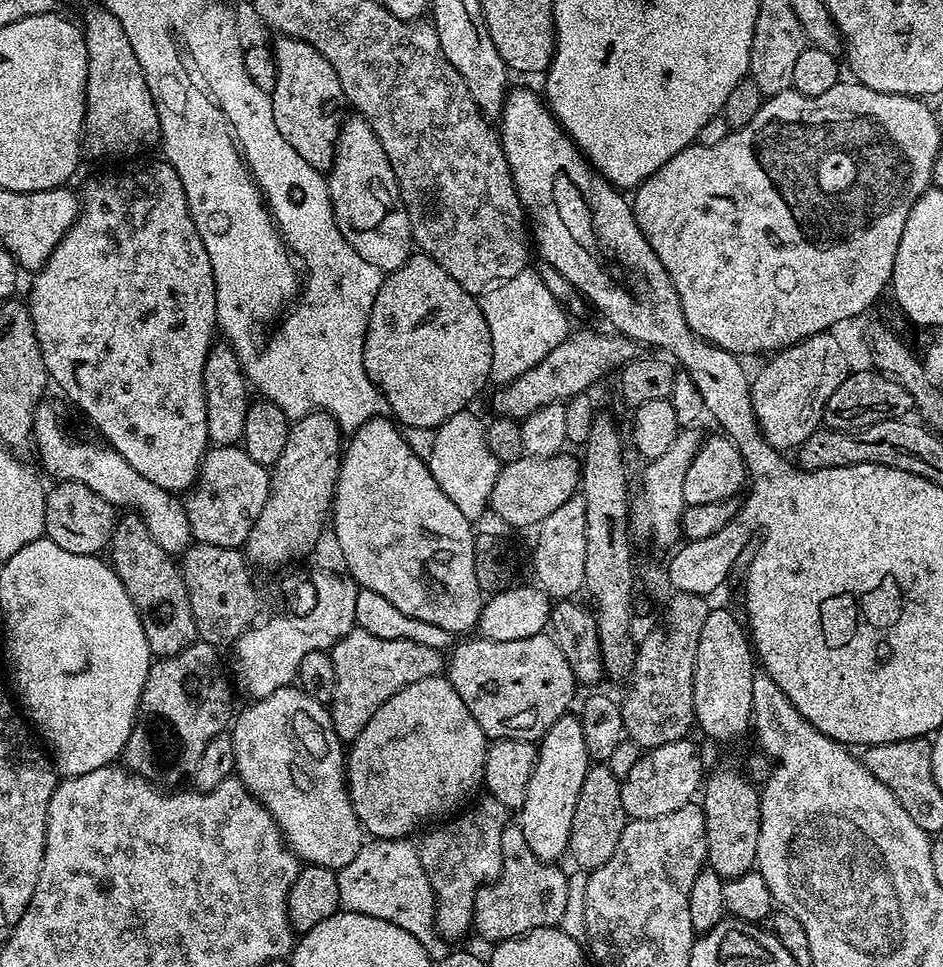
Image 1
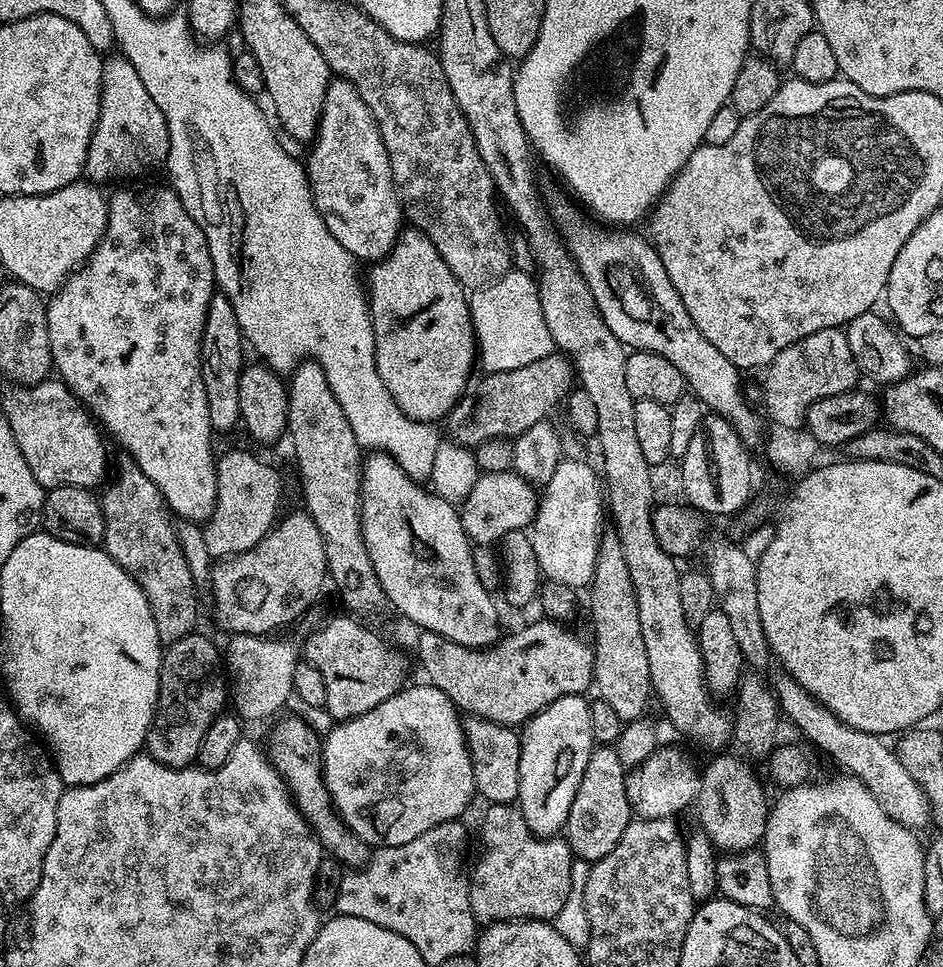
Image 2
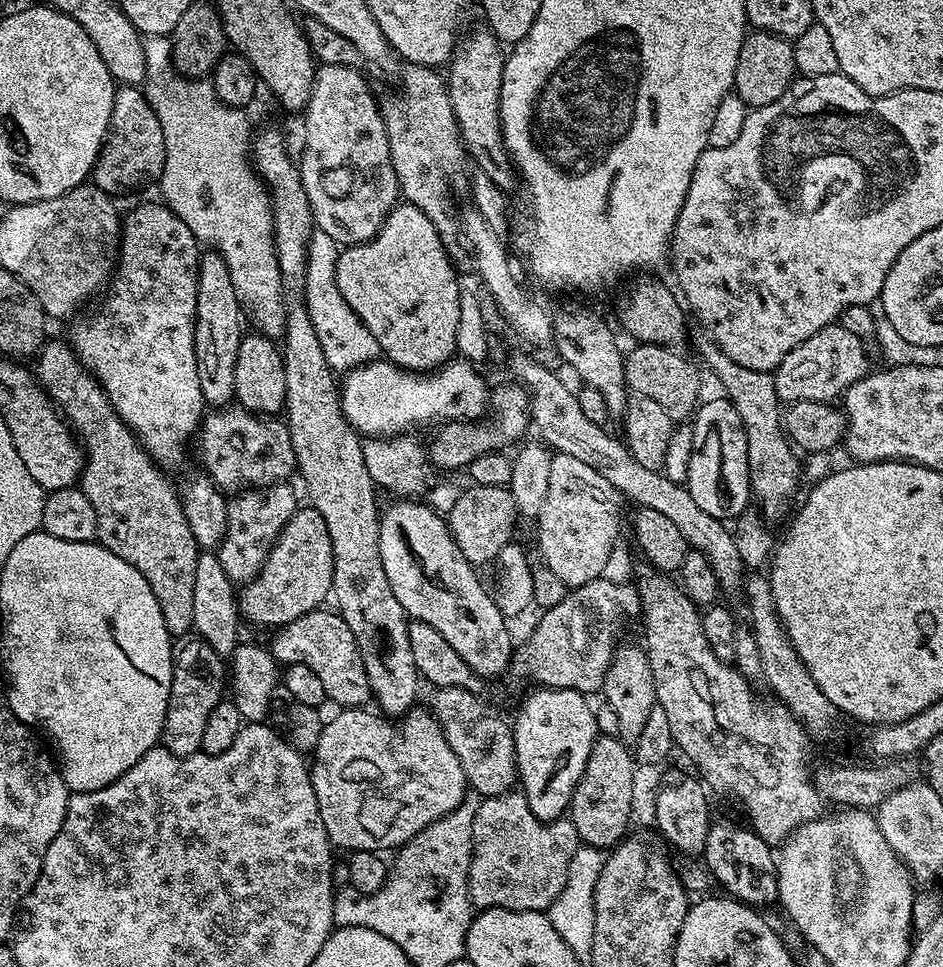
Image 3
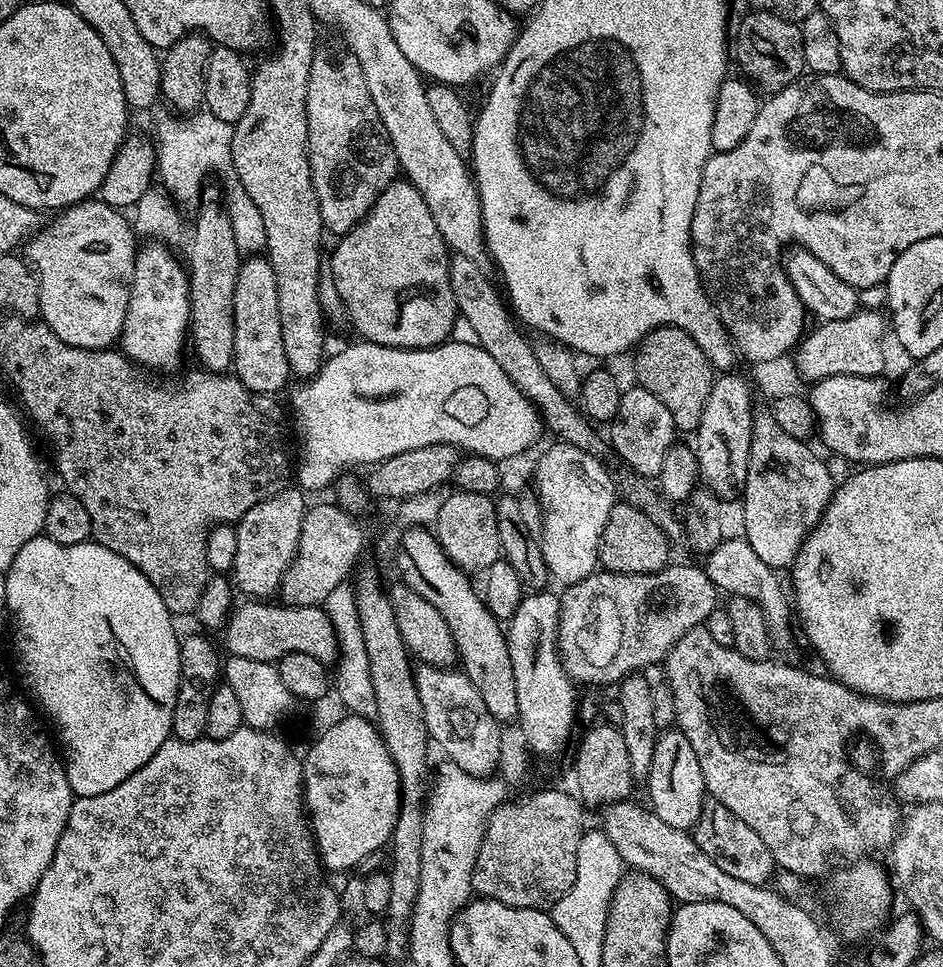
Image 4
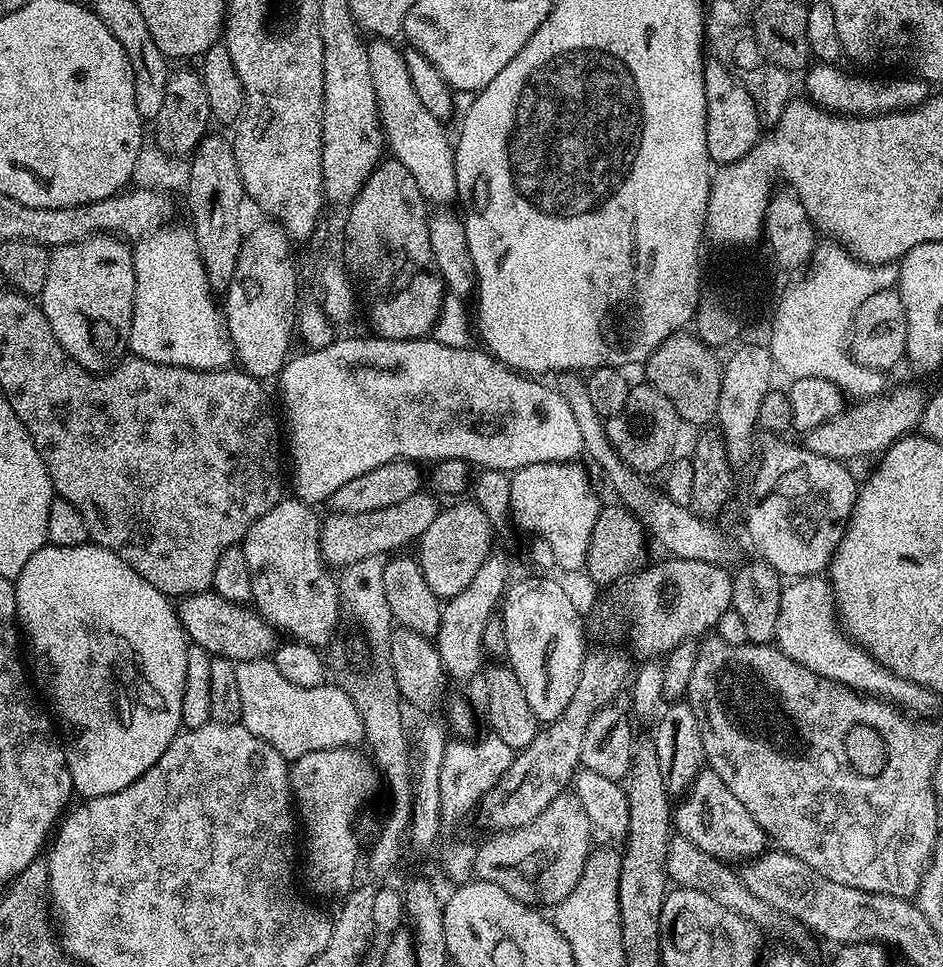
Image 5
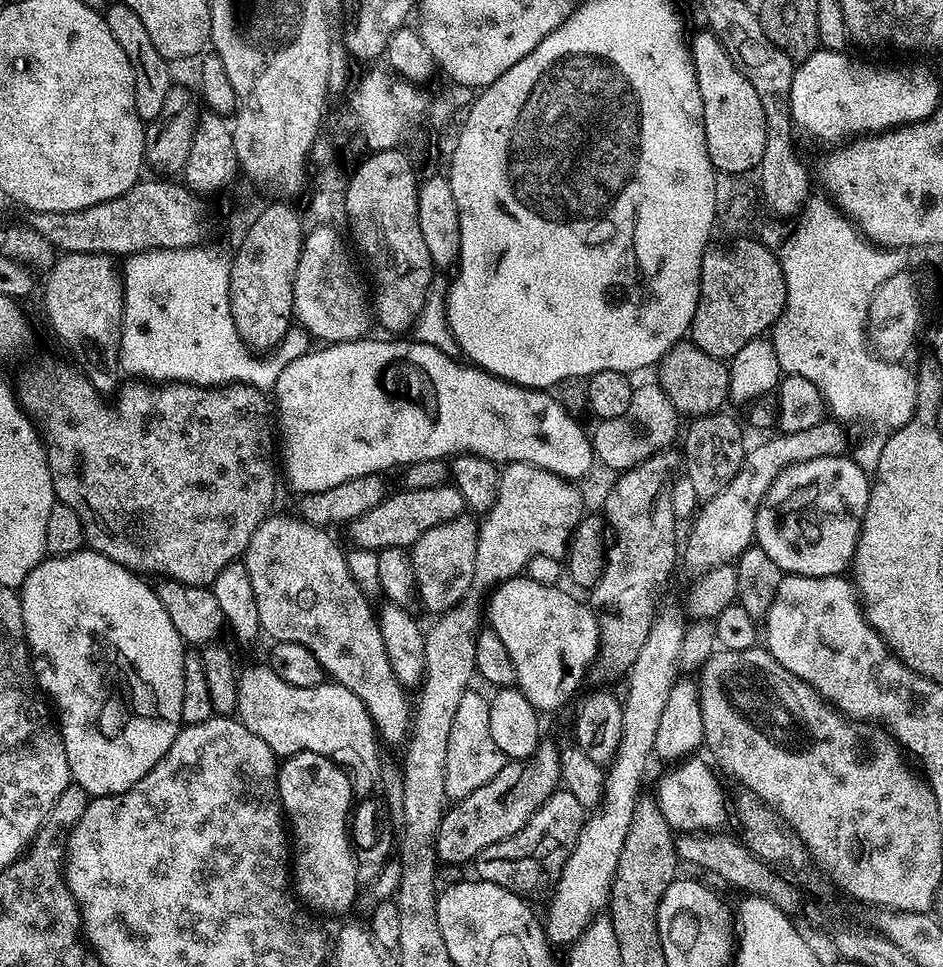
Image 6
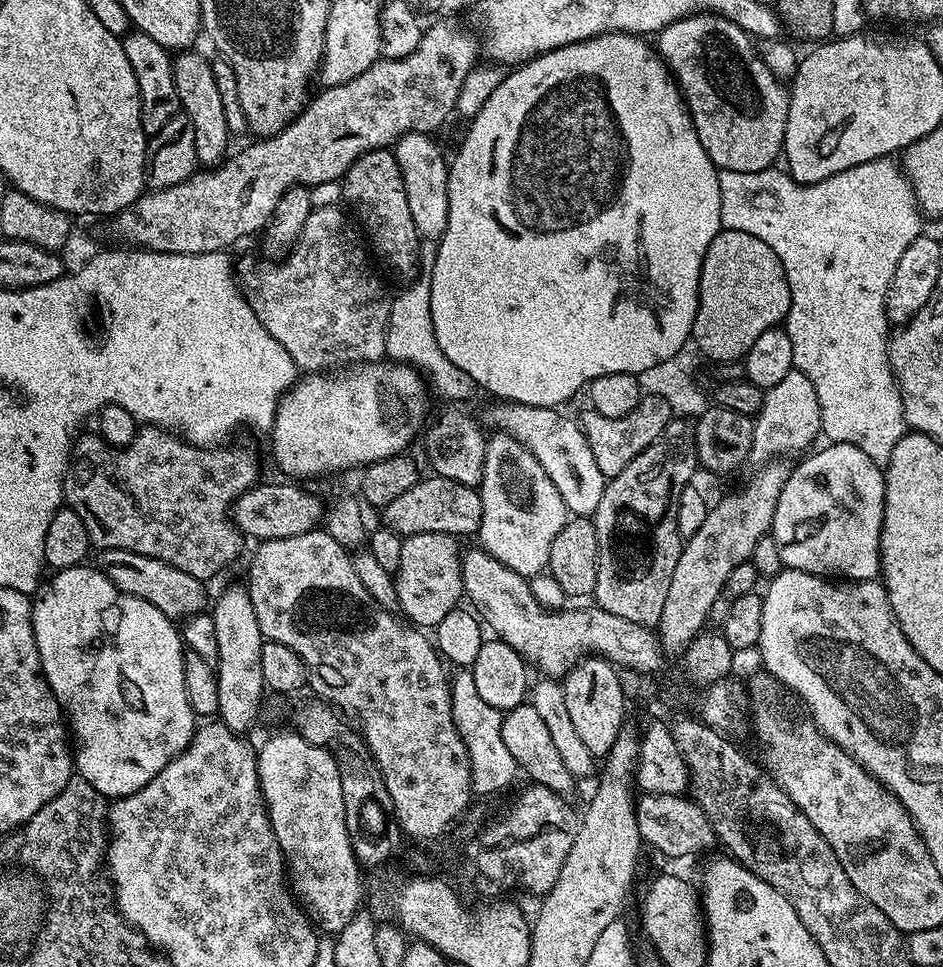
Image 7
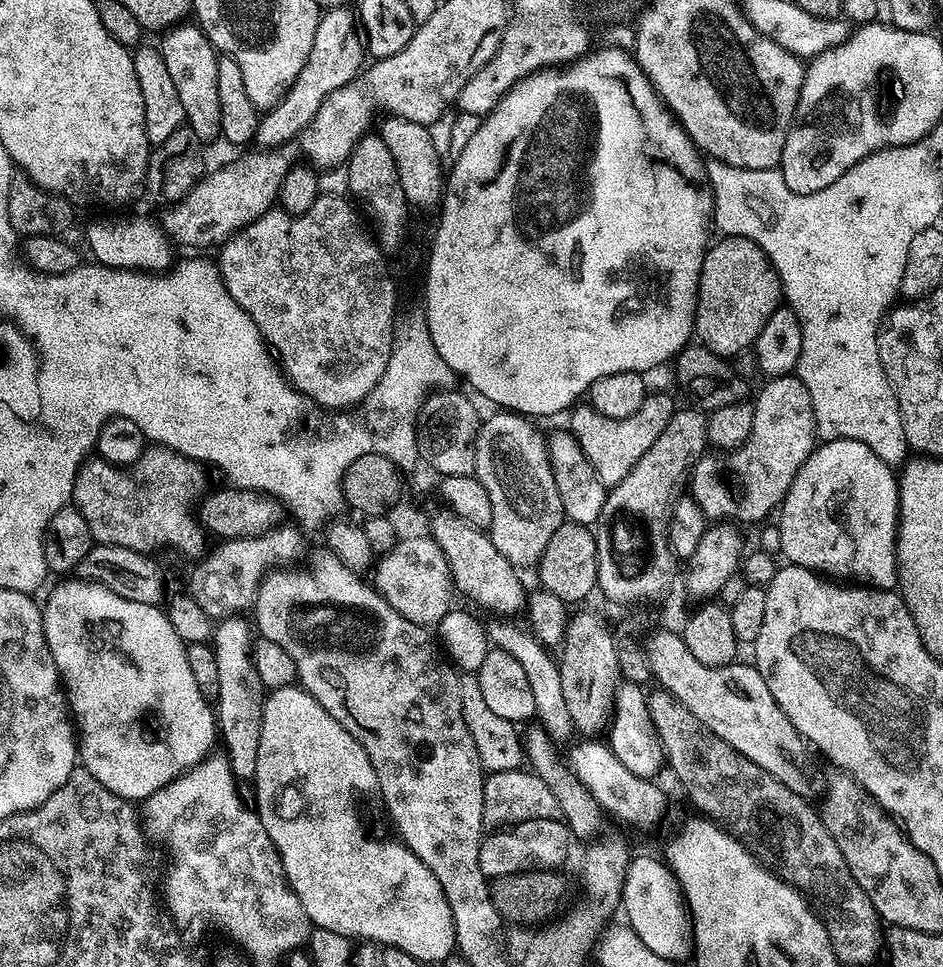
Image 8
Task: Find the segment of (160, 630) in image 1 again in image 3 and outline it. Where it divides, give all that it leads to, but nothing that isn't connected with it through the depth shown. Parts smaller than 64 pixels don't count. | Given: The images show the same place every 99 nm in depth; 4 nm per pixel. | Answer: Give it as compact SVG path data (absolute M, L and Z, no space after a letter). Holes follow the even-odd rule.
M49 339L35 357L34 375L44 387L53 404L57 405L68 421L73 433L78 437L84 453L84 467L80 473L78 487L90 498L90 506L94 506L96 515L96 540L106 550L118 554L154 590L154 598L158 598L158 606L162 610L162 618L173 637L183 636L193 631L194 624L194 576L200 552L194 534L190 534L190 526L186 522L186 514L181 493L167 480L165 469L161 468L140 445L135 434L122 422L122 418L114 410L108 395L100 387L87 368L80 365L75 352L67 343Z

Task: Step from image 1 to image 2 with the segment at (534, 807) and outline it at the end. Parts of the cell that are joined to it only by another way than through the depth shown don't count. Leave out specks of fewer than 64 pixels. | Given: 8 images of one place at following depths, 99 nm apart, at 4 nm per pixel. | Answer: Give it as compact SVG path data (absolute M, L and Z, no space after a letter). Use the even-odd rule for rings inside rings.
M583 695L558 698L523 725L518 762L518 807L522 818L526 818L526 826L530 826L536 836L560 836L565 831L574 794L578 794L578 782L582 782L586 762L590 762L594 741L590 730L590 703L584 699Z

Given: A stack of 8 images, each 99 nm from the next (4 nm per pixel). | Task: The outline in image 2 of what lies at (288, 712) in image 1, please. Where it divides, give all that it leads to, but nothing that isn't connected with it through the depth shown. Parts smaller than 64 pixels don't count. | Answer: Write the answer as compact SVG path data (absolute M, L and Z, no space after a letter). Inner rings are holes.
M280 720L272 732L270 756L277 772L284 777L285 785L292 799L296 801L296 807L300 809L300 813L320 839L320 846L325 853L348 864L344 866L349 869L363 868L370 859L370 846L345 826L332 805L332 799L324 785L321 737L319 735L316 737L315 730L304 720Z

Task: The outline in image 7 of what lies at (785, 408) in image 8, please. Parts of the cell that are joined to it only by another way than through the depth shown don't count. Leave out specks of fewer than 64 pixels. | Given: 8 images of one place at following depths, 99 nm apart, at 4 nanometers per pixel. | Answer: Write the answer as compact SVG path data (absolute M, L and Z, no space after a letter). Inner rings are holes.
M794 370L786 374L782 382L773 384L765 391L764 401L752 426L751 463L759 466L773 458L792 458L795 452L807 453L813 447L811 444L821 436L818 393L806 374Z

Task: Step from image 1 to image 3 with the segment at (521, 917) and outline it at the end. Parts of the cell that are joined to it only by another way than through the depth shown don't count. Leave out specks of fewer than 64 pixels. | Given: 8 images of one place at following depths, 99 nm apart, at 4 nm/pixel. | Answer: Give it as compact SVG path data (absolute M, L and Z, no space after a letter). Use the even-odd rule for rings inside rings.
M523 791L483 797L472 819L472 861L468 893L472 907L505 908L515 912L544 912L562 894L570 858L581 847L571 819L542 821L530 810Z

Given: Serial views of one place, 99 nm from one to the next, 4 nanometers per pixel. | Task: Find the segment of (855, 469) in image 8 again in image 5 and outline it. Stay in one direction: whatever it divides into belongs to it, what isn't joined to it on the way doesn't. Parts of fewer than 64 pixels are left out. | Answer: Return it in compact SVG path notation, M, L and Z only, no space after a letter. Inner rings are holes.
M776 438L773 444L768 444L764 448L764 457L760 460L760 469L756 472L756 477L752 480L752 494L748 498L748 536L752 539L752 544L757 548L759 555L774 570L784 578L803 578L805 576L815 576L823 573L832 562L832 555L836 552L836 547L840 545L840 540L848 527L849 519L852 515L852 508L856 504L856 493L858 491L858 480L848 473L849 465L839 460L822 458L822 454L814 454L806 450L799 443L783 444L783 439Z

